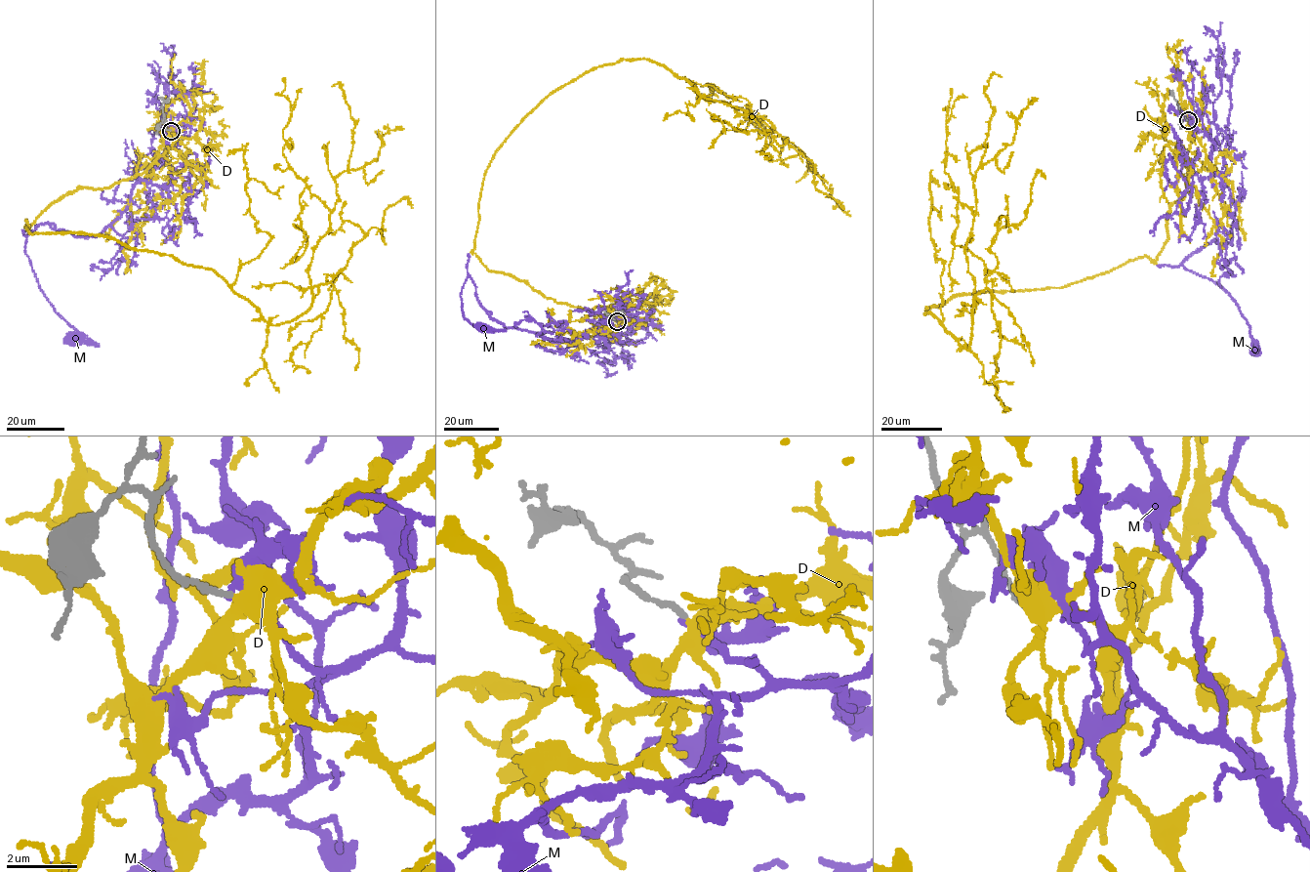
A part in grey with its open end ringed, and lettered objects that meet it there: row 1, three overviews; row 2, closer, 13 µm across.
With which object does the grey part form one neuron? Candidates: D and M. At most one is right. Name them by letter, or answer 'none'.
D

